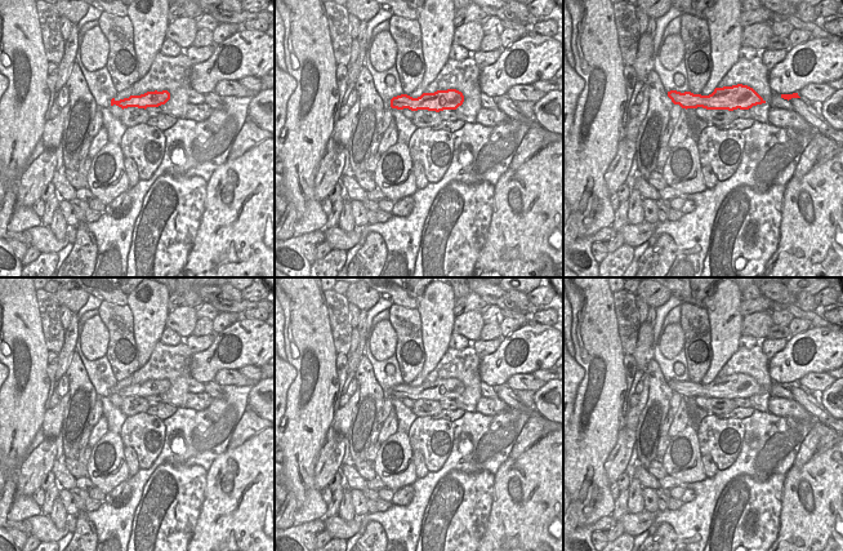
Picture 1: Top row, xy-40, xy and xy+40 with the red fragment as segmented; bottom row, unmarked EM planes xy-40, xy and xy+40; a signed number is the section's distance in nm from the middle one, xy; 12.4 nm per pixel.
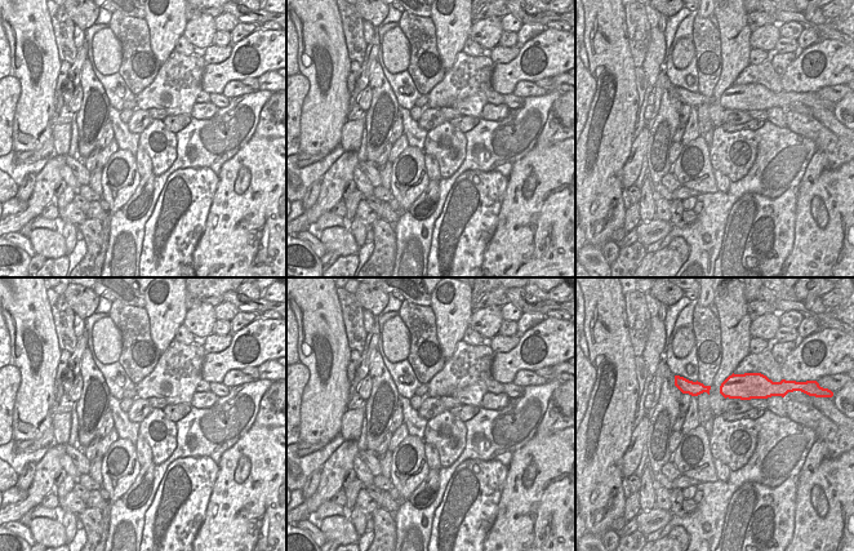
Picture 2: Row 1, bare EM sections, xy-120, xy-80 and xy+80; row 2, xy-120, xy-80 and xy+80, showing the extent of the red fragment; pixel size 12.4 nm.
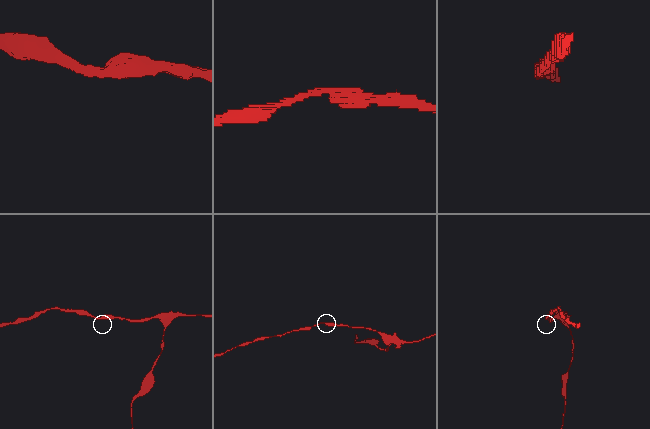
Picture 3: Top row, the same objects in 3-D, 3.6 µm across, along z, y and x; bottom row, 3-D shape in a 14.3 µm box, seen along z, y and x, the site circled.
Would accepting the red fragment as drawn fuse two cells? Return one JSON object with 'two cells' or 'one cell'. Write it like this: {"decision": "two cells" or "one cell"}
{"decision": "one cell"}

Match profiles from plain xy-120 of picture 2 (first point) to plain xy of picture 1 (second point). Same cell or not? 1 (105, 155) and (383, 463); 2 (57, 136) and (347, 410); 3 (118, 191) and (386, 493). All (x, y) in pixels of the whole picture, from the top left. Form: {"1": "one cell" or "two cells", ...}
{"1": "two cells", "2": "one cell", "3": "two cells"}

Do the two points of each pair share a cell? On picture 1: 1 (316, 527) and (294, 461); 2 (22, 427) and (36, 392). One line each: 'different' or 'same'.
1: different
2: same

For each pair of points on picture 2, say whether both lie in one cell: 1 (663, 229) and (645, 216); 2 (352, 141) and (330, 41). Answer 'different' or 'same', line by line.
1: different
2: different

